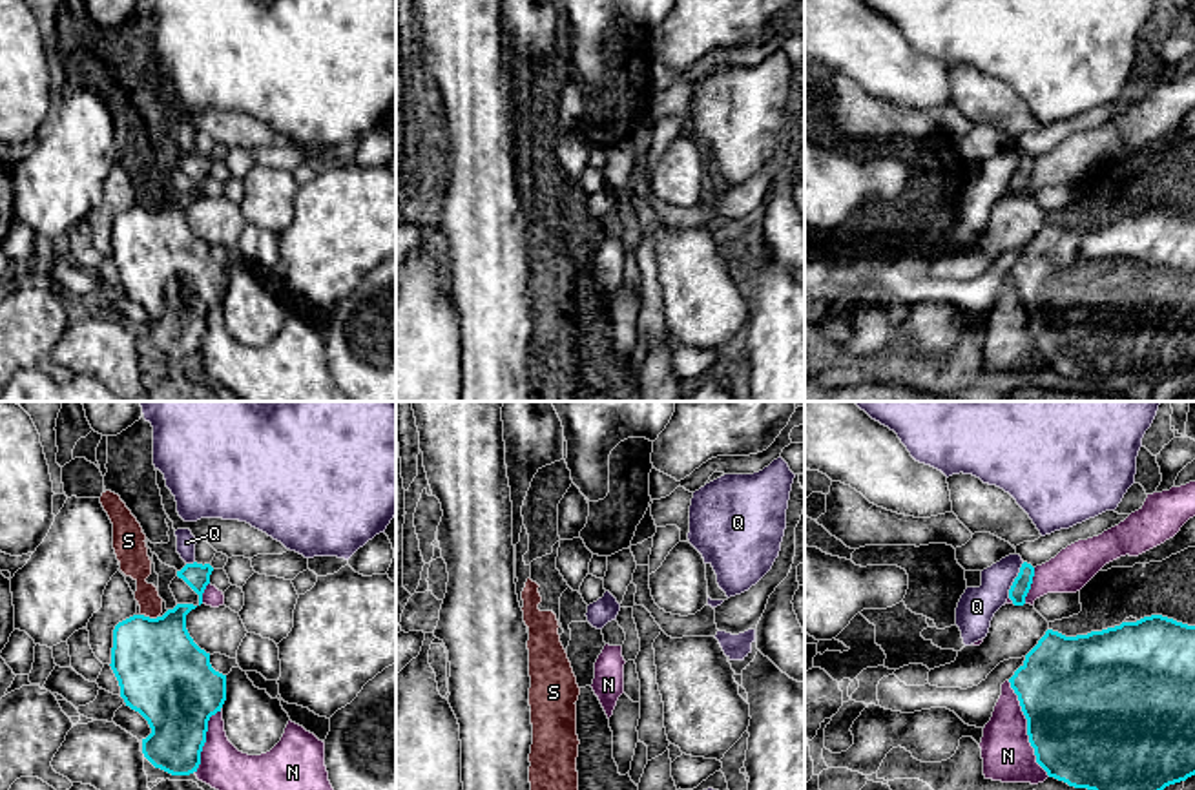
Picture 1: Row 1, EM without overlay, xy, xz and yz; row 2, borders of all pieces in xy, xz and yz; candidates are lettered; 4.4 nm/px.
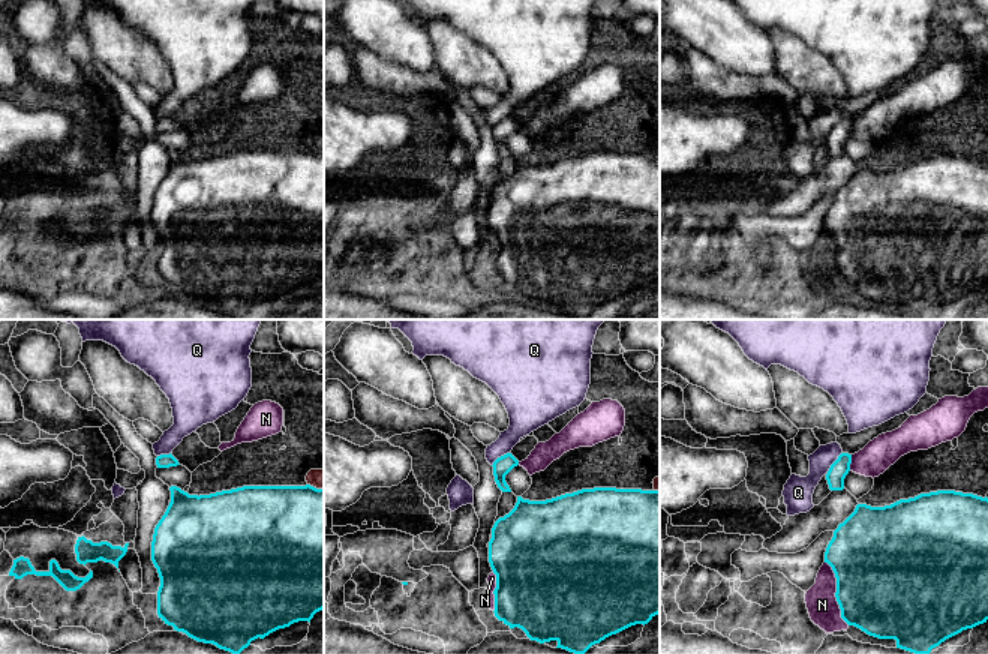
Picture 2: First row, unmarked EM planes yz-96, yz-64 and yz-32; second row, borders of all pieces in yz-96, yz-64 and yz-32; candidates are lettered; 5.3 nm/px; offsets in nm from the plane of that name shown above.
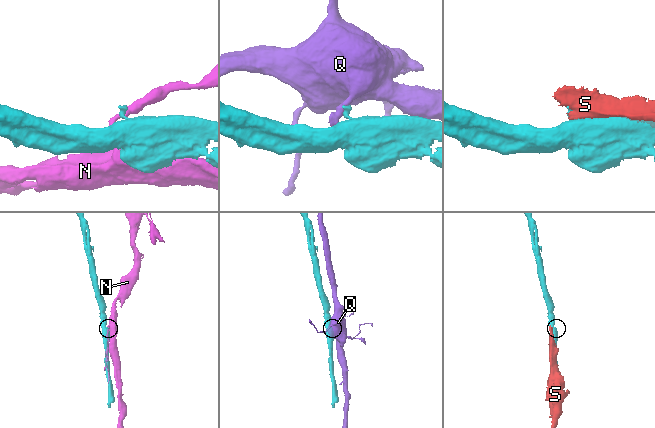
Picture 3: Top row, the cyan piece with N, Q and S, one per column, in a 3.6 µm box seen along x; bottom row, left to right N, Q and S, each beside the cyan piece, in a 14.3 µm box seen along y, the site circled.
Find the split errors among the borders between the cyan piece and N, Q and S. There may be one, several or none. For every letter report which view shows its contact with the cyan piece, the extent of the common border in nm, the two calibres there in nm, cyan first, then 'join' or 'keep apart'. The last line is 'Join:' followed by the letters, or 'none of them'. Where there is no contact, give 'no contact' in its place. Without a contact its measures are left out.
N: yz | 460 nm | 500/220 nm | keep apart
Q: yz | 180 nm | 80/160 nm | keep apart
S: xy | 60 nm | 400/120 nm | keep apart
Join: none of them

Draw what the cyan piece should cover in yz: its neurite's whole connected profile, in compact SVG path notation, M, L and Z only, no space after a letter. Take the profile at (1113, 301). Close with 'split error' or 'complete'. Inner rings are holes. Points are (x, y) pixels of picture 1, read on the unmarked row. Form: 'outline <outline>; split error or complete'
outline M1151 206L1137 213L1122 213L1115 219L1076 228L1065 228L1058 223L1047 221L1038 235L1025 246L1024 255L1014 263L1009 274L1018 286L1022 303L1027 310L1027 327L1034 339L1036 354L1049 369L1064 372L1075 379L1095 381L1096 392L1104 396L1140 398L1166 378L1195 367L1195 217L1162 206Z; complete

